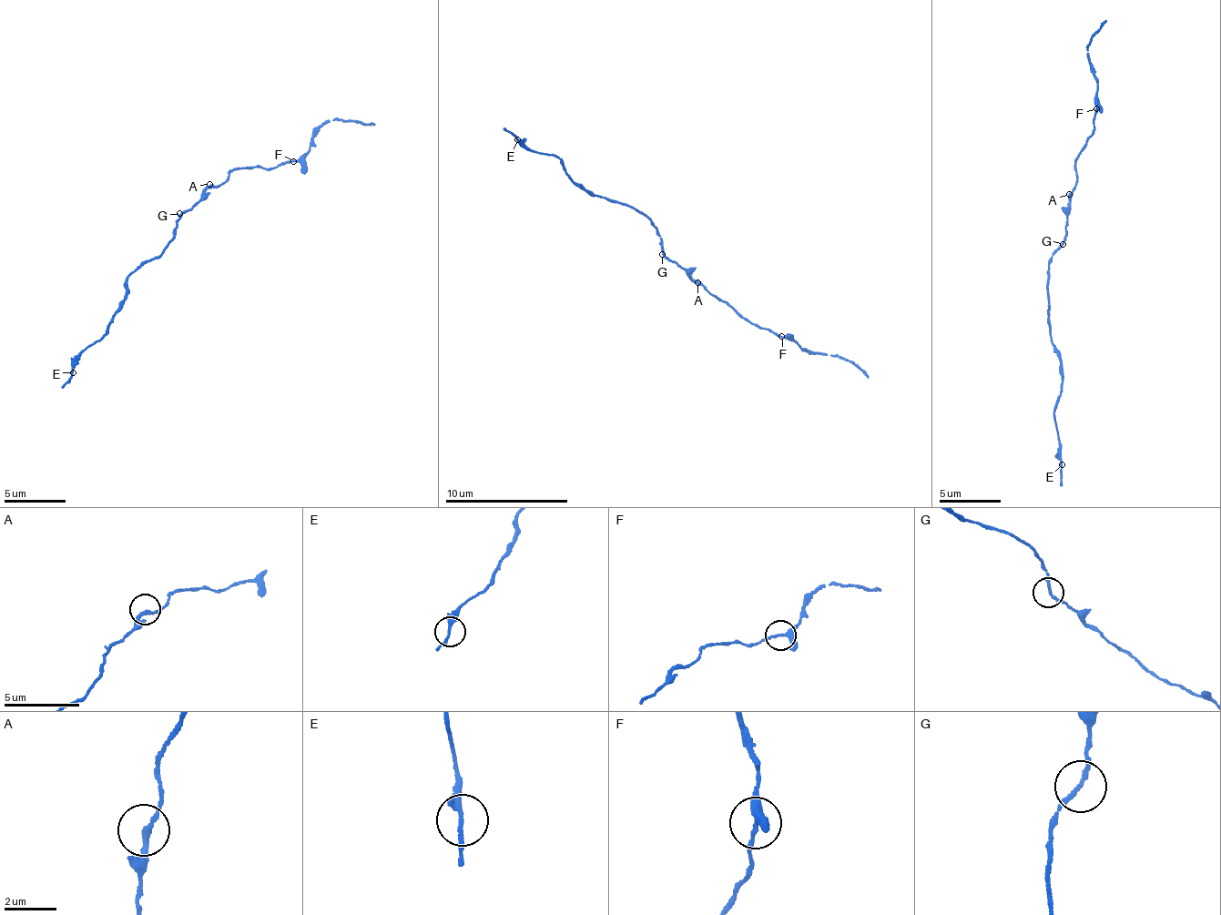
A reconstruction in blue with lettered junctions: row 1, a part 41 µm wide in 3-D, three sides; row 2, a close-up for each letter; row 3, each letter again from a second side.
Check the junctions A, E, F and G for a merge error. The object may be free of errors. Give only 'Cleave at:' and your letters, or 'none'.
Cleave at: none

